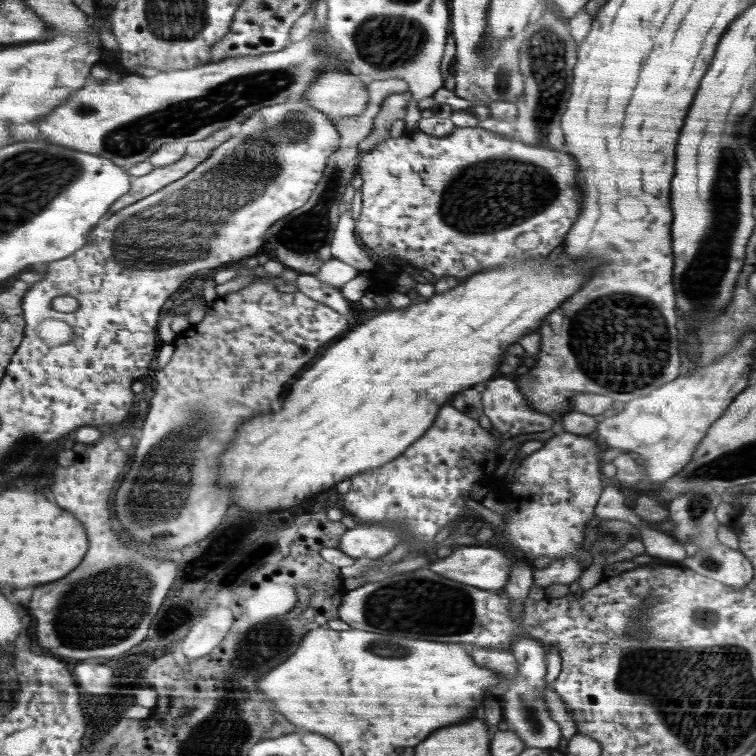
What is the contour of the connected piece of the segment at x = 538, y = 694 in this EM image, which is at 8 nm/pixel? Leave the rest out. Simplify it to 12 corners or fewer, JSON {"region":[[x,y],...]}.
{"region":[[532,637],[510,648],[515,680],[504,718],[526,747],[557,747],[561,729],[549,715],[547,651]]}

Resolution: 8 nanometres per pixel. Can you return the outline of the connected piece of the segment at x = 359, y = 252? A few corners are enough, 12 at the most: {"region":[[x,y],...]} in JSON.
{"region":[[348,206],[338,219],[330,243],[333,258],[360,270],[374,270],[374,261],[356,243]]}

